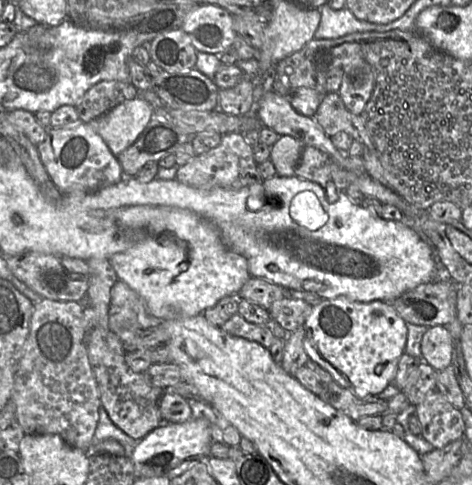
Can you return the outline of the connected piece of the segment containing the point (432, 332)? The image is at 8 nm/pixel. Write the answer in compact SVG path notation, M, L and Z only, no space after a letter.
M446 326L428 327L421 341L422 360L436 371L451 366L453 357L453 339Z

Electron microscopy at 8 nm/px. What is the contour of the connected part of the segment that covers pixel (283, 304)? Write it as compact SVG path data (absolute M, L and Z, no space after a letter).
M299 295L275 301L268 309L270 317L276 320L288 333L304 325L313 305Z

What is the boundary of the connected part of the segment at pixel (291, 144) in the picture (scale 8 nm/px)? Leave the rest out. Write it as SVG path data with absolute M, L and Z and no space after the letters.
M281 135L270 147L269 160L272 161L277 175L289 177L295 175L304 145L289 135Z

